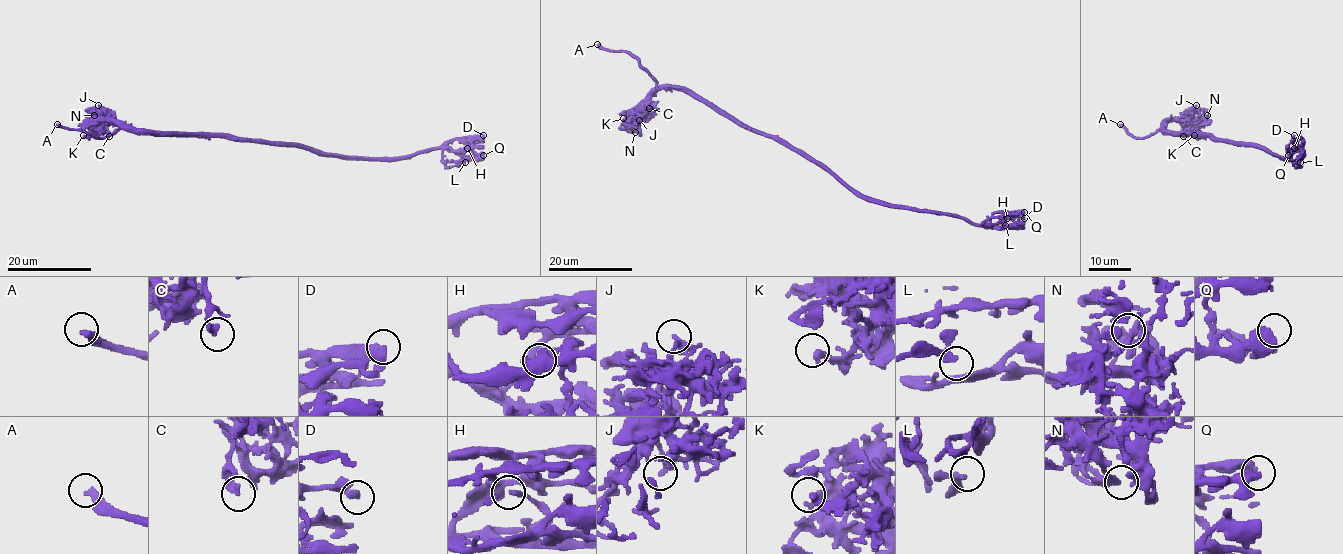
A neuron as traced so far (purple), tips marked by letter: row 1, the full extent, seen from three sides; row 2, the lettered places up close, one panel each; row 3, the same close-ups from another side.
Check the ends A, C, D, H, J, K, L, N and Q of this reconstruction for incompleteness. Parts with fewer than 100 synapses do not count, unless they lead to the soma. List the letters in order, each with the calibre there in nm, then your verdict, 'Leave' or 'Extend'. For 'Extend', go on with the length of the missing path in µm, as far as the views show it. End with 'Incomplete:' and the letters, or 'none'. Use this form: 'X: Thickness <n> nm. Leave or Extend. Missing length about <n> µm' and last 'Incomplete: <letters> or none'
A: Thickness 320 nm. Extend. Missing length about 45 µm
C: Thickness 240 nm. Leave
D: Thickness 380 nm. Leave
H: Thickness 240 nm. Leave
J: Thickness 170 nm. Leave
K: Thickness 300 nm. Leave
L: Thickness 200 nm. Leave
N: Thickness 240 nm. Leave
Q: Thickness 360 nm. Leave
Incomplete: A

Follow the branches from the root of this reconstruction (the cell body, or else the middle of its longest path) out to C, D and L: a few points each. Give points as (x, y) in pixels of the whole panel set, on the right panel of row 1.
C: (1233, 142), (1210, 136), (1174, 135), (1163, 126), (1169, 121), (1177, 121), (1182, 126), (1183, 136)
D: (1233, 142), (1253, 144), (1286, 158), (1301, 146), (1302, 139), (1292, 140), (1294, 135)
L: (1233, 142), (1253, 144), (1282, 158), (1300, 149), (1300, 158), (1293, 163), (1300, 162)

